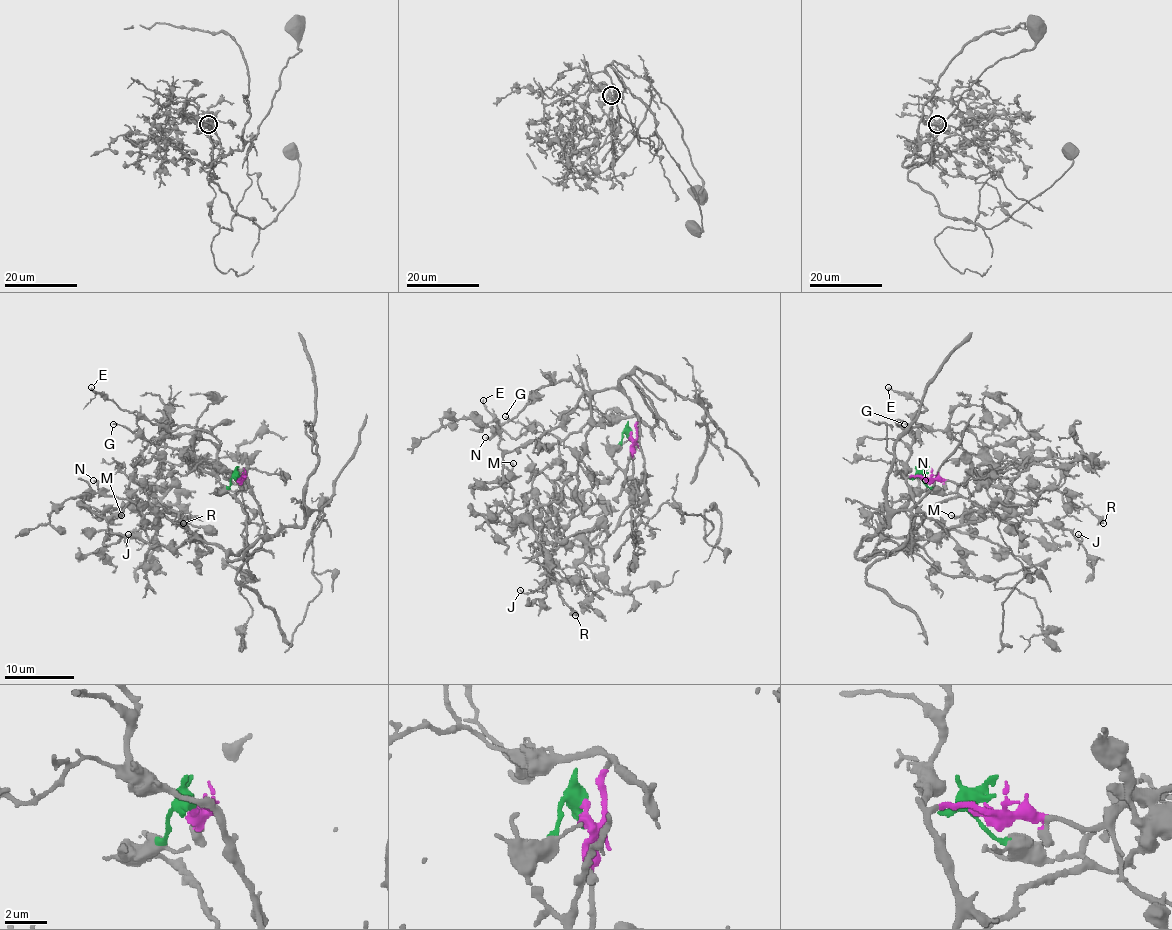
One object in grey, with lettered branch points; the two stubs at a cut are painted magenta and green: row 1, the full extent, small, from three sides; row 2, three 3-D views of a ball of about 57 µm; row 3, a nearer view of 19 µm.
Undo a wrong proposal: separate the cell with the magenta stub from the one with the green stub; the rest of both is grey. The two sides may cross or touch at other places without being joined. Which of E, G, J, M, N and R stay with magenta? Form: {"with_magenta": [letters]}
{"with_magenta": ["E", "G"]}

